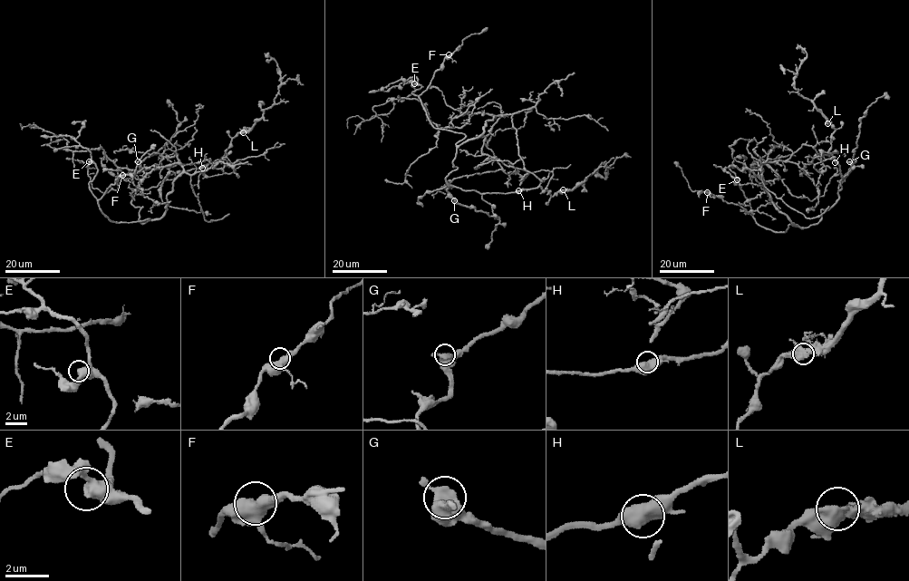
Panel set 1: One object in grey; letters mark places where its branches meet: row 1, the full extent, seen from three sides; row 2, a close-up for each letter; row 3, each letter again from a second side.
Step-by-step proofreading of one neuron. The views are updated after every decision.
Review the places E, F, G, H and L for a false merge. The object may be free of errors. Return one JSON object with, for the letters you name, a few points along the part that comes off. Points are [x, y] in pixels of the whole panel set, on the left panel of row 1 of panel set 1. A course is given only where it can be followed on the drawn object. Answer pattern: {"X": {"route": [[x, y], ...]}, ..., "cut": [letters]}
{"cut": []}

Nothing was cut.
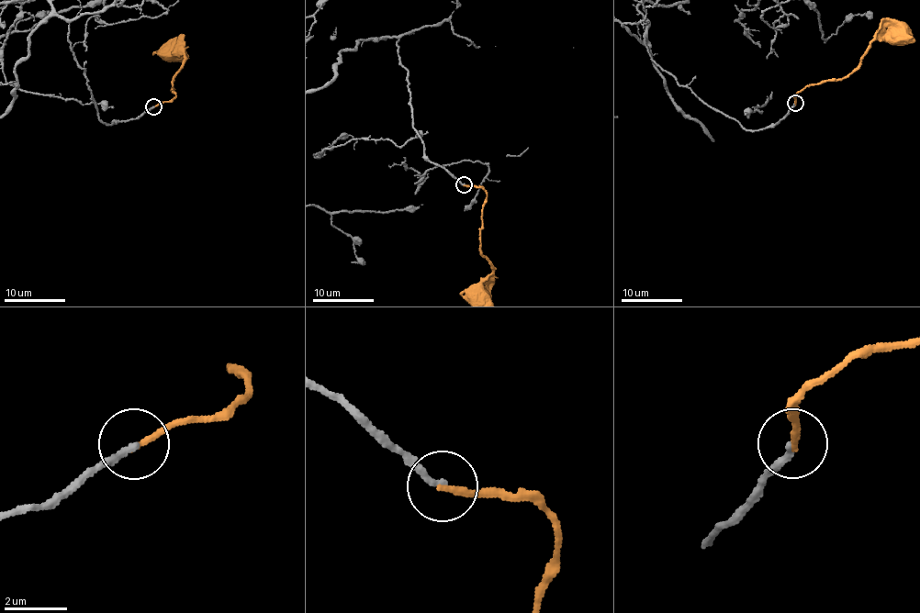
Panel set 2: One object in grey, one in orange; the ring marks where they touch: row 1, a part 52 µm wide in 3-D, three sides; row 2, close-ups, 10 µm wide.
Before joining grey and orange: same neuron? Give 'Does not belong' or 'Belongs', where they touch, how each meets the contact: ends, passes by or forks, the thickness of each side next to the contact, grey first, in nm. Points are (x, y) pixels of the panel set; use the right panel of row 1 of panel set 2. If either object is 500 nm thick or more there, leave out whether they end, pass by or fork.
Belongs. Place: (795, 103). At the ring grey ends. At the ring orange ends. Thickness 220 nm (grey) against 200 nm

